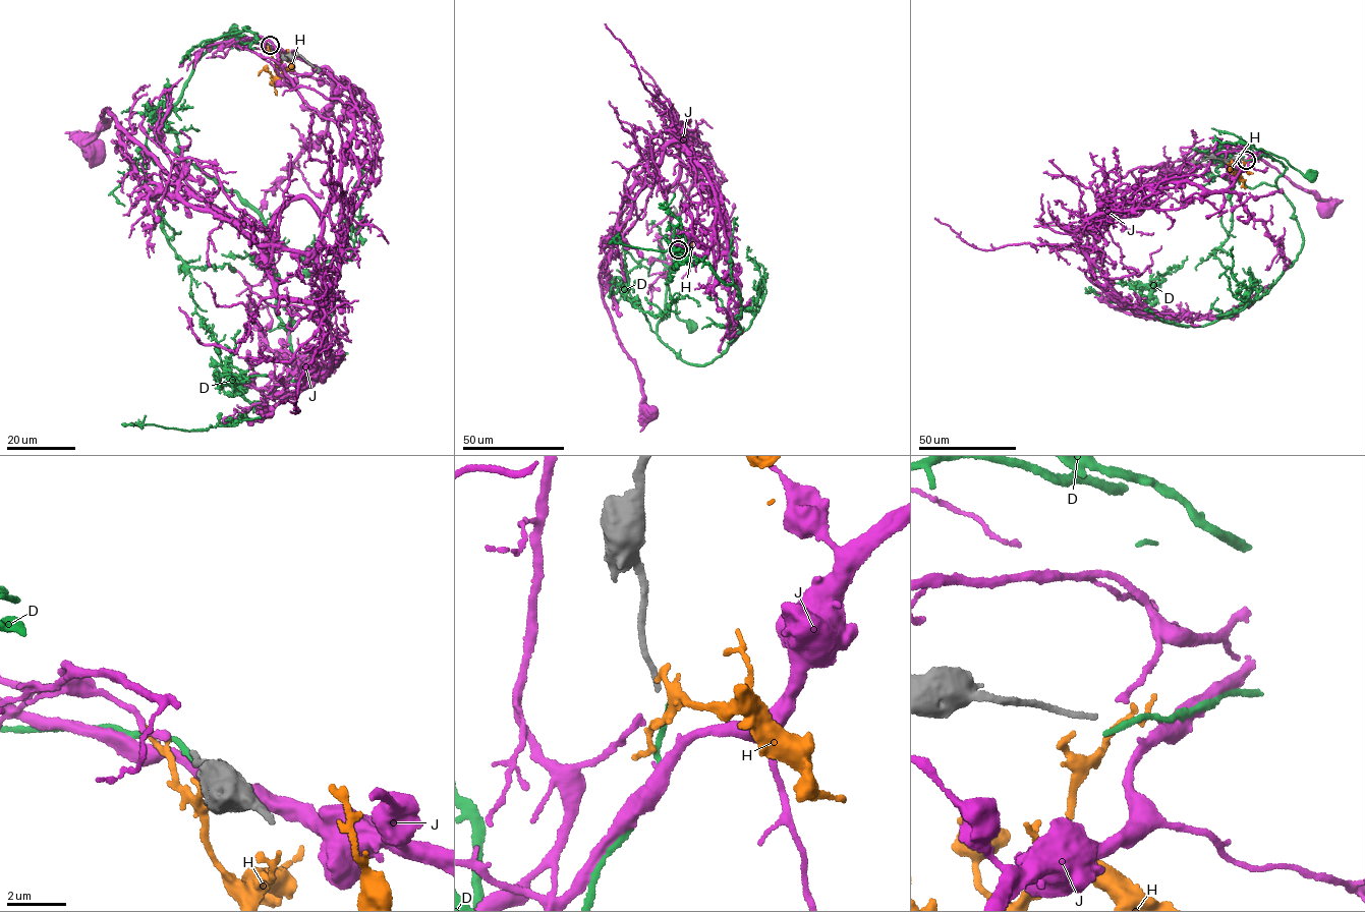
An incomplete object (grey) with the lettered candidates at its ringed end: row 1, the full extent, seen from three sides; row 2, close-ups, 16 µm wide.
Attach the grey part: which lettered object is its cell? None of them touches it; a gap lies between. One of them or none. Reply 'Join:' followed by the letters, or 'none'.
Join: none

